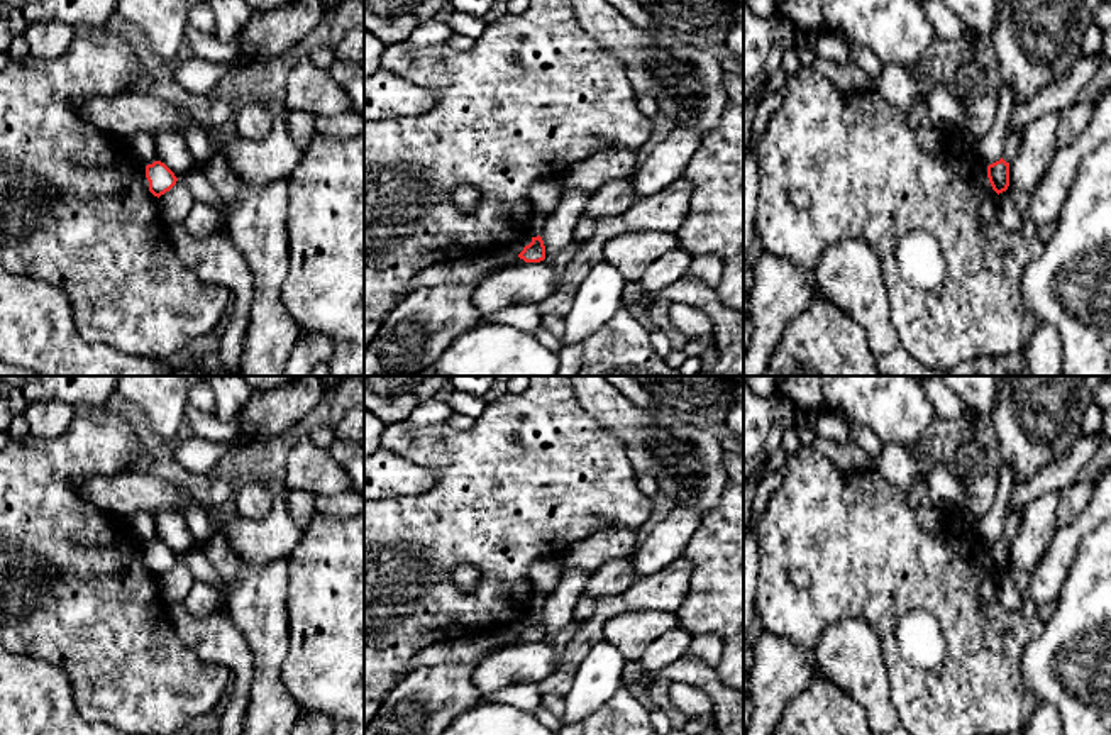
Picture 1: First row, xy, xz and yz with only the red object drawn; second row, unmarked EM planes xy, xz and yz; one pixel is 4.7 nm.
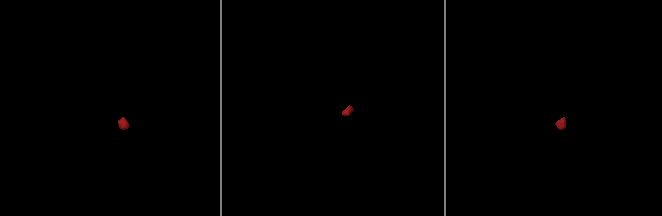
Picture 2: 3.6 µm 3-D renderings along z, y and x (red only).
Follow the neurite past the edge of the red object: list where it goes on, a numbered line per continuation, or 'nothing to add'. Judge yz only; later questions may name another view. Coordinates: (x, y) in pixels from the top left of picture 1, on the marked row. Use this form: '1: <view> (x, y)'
1: yz (1013, 138)

